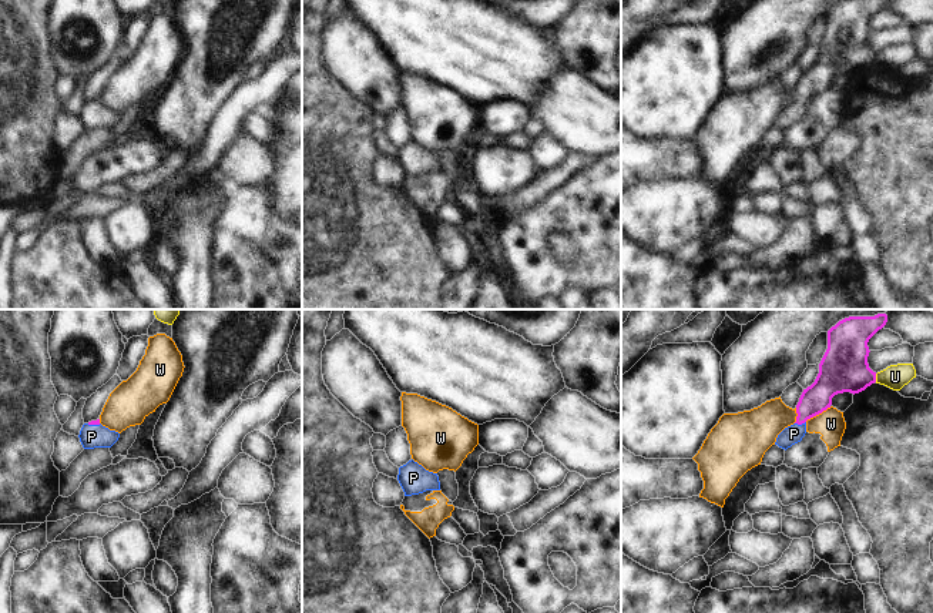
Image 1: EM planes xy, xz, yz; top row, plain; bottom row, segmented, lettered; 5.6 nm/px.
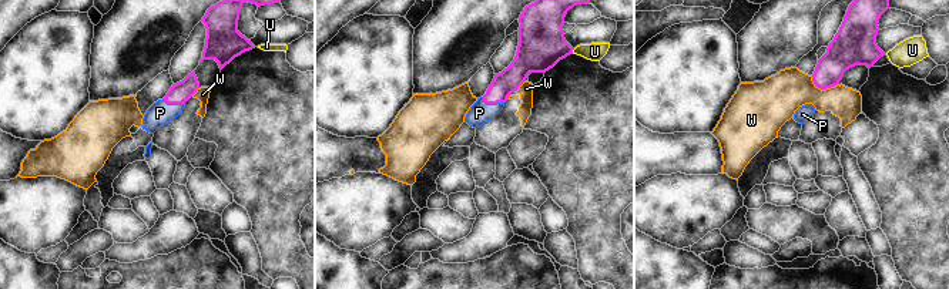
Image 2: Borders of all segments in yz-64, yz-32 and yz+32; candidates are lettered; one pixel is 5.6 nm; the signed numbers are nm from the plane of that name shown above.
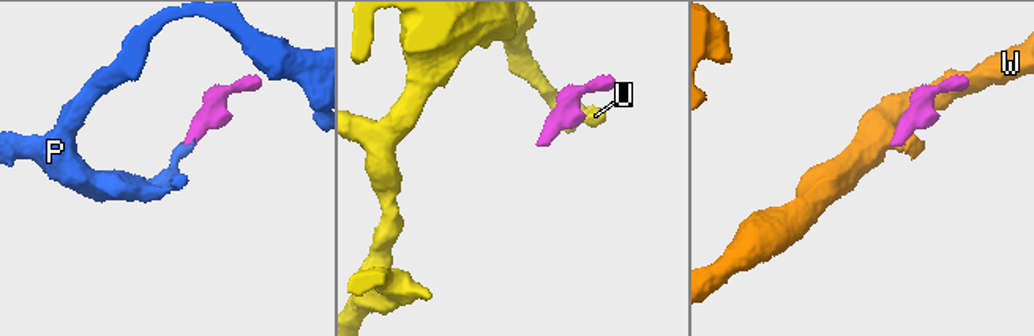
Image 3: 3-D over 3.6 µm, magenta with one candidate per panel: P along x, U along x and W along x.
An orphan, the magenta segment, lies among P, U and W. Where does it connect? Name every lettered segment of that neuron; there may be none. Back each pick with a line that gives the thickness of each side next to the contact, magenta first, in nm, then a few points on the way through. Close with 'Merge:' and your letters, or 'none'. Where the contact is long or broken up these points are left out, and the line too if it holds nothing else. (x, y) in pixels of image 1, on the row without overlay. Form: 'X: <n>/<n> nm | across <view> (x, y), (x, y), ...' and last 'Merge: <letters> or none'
P: 160/110 nm | across yz (816, 79), (805, 90), (799, 104), (794, 114)
Merge: P

